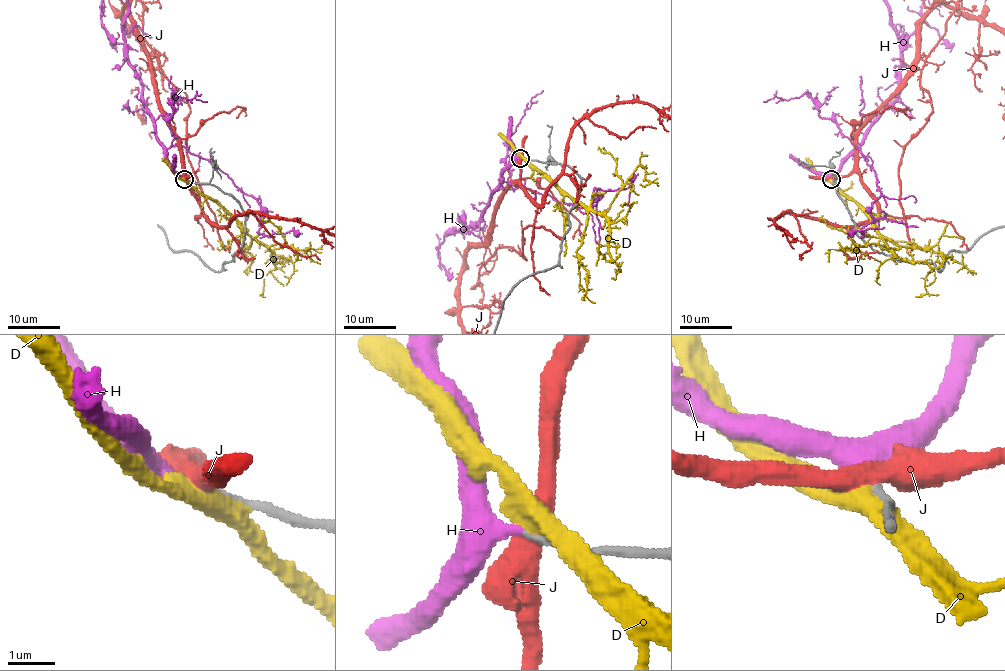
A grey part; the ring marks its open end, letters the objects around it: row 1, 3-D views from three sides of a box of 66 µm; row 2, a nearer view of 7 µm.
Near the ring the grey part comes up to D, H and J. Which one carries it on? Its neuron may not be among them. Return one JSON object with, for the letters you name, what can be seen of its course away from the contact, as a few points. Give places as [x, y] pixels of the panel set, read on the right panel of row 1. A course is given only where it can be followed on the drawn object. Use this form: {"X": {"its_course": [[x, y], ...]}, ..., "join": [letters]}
{"join": ["H"]}

